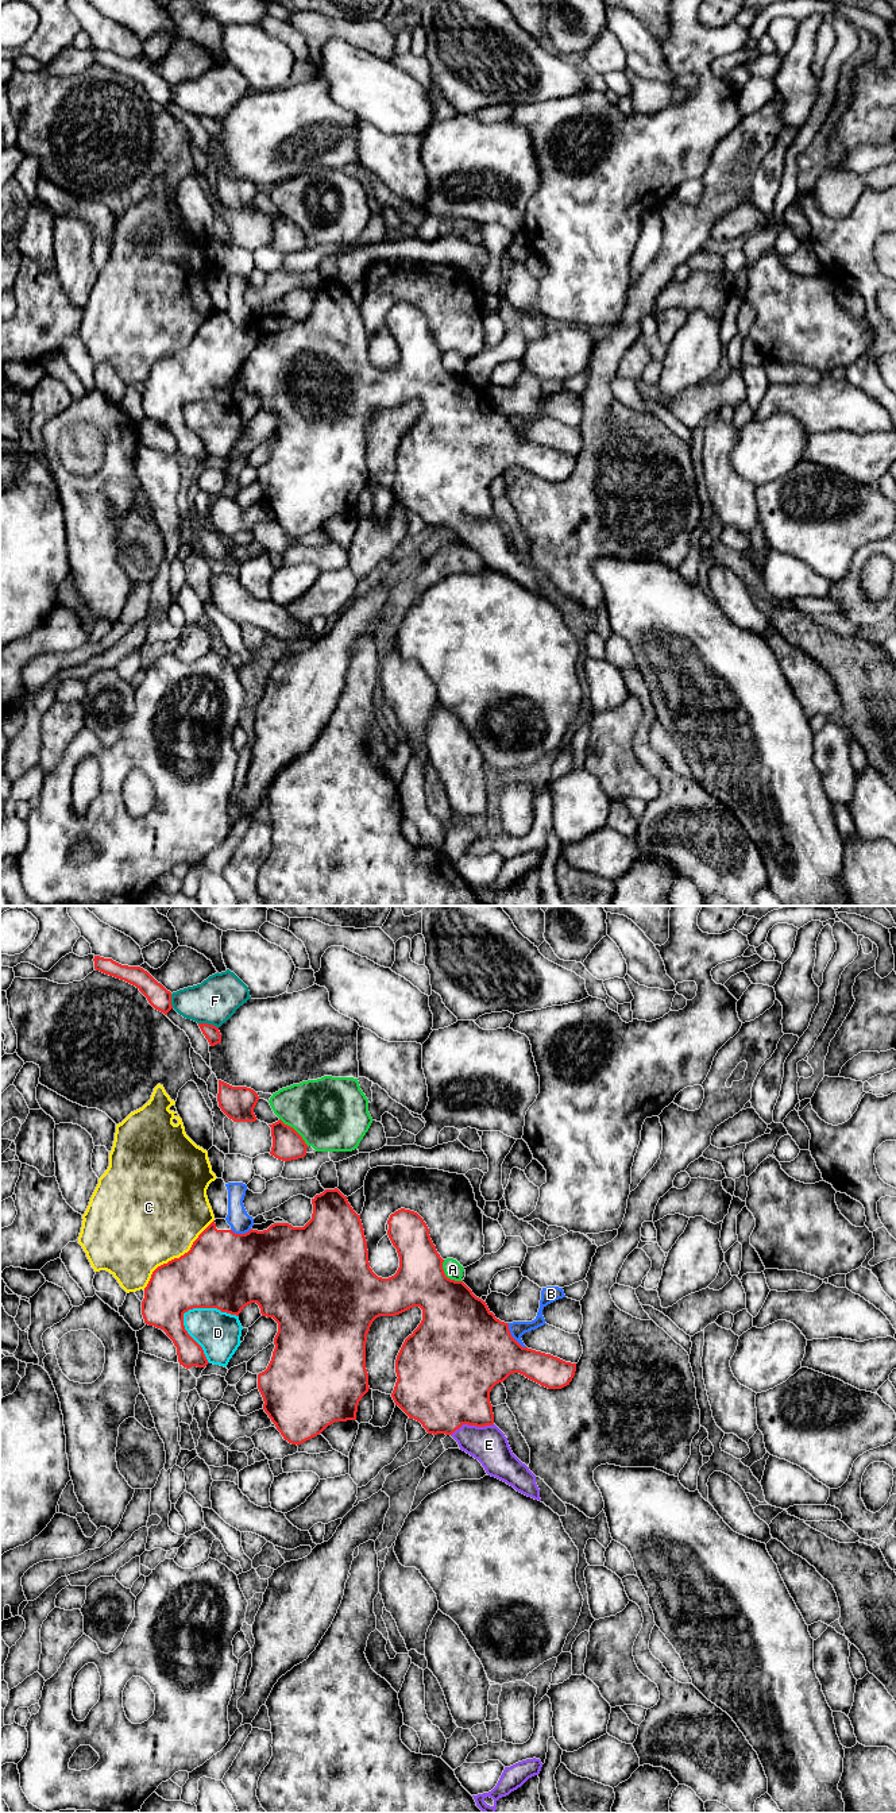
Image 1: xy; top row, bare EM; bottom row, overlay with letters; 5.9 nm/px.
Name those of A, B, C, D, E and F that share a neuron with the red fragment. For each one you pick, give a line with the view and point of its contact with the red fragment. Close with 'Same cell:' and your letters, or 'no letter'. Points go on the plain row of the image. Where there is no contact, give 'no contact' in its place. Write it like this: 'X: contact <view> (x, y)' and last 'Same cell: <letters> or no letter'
E: contact xy (471, 517)
Same cell: E

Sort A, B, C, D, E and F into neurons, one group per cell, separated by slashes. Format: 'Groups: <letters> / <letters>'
Groups: A / B / C / D / E / F

